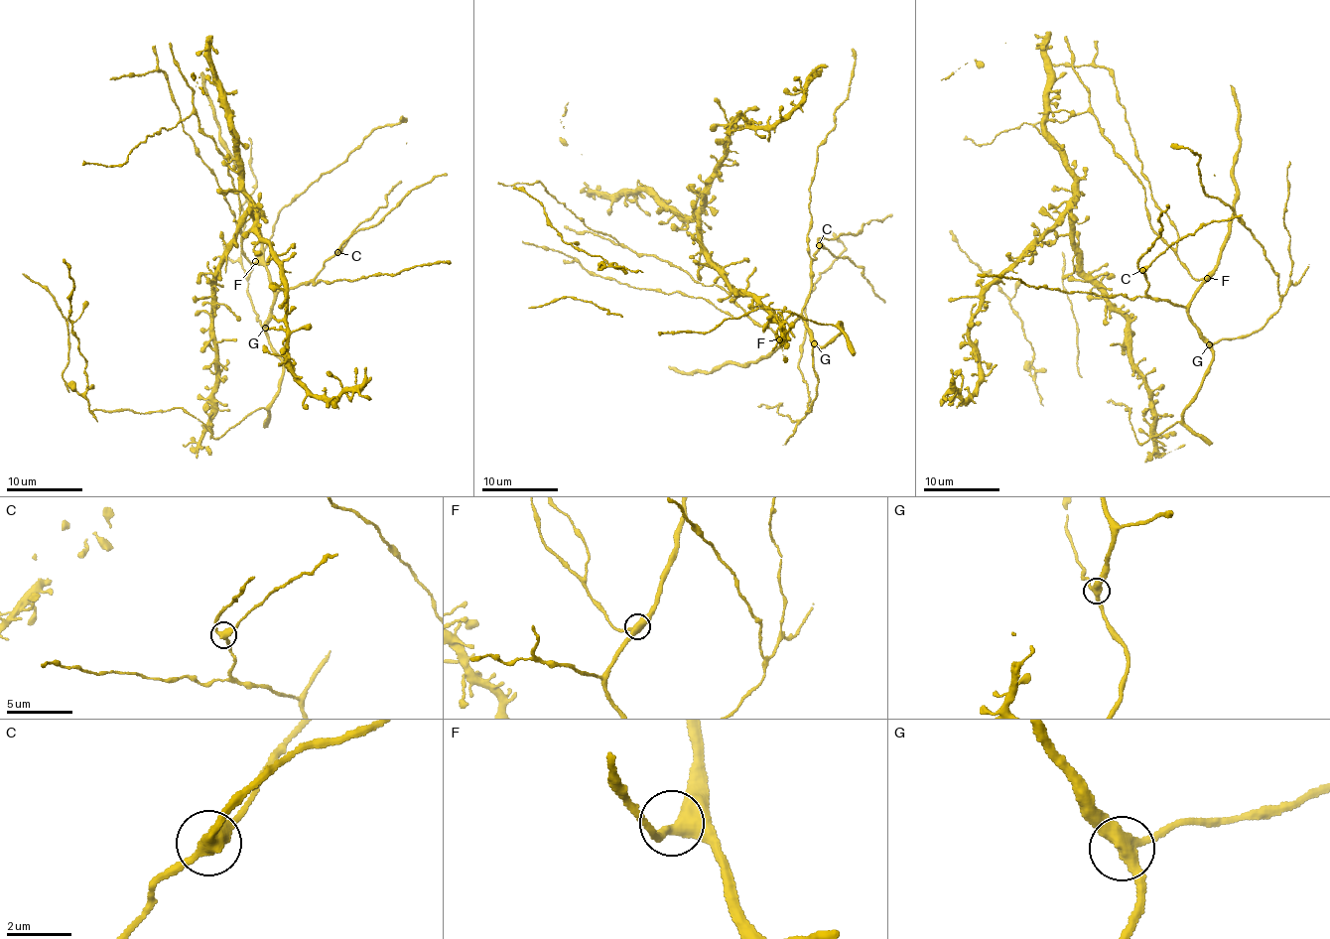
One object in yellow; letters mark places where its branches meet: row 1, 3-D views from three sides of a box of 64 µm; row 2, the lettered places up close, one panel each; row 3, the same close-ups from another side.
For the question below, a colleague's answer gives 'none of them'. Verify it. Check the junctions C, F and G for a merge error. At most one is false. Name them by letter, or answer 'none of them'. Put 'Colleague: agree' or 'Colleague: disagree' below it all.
none of them
Colleague: agree

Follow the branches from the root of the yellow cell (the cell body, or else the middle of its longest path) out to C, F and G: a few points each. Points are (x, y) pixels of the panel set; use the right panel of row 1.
C: (1157, 435), (1179, 423), (1184, 409), (1201, 386), (1212, 351), (1184, 307), (1150, 298), (1141, 271)
F: (1157, 435), (1179, 423), (1184, 409), (1201, 386), (1212, 358), (1202, 333), (1187, 314), (1187, 302), (1207, 278)
G: (1157, 435), (1179, 423), (1184, 409), (1201, 386), (1201, 379), (1212, 358), (1209, 344)

